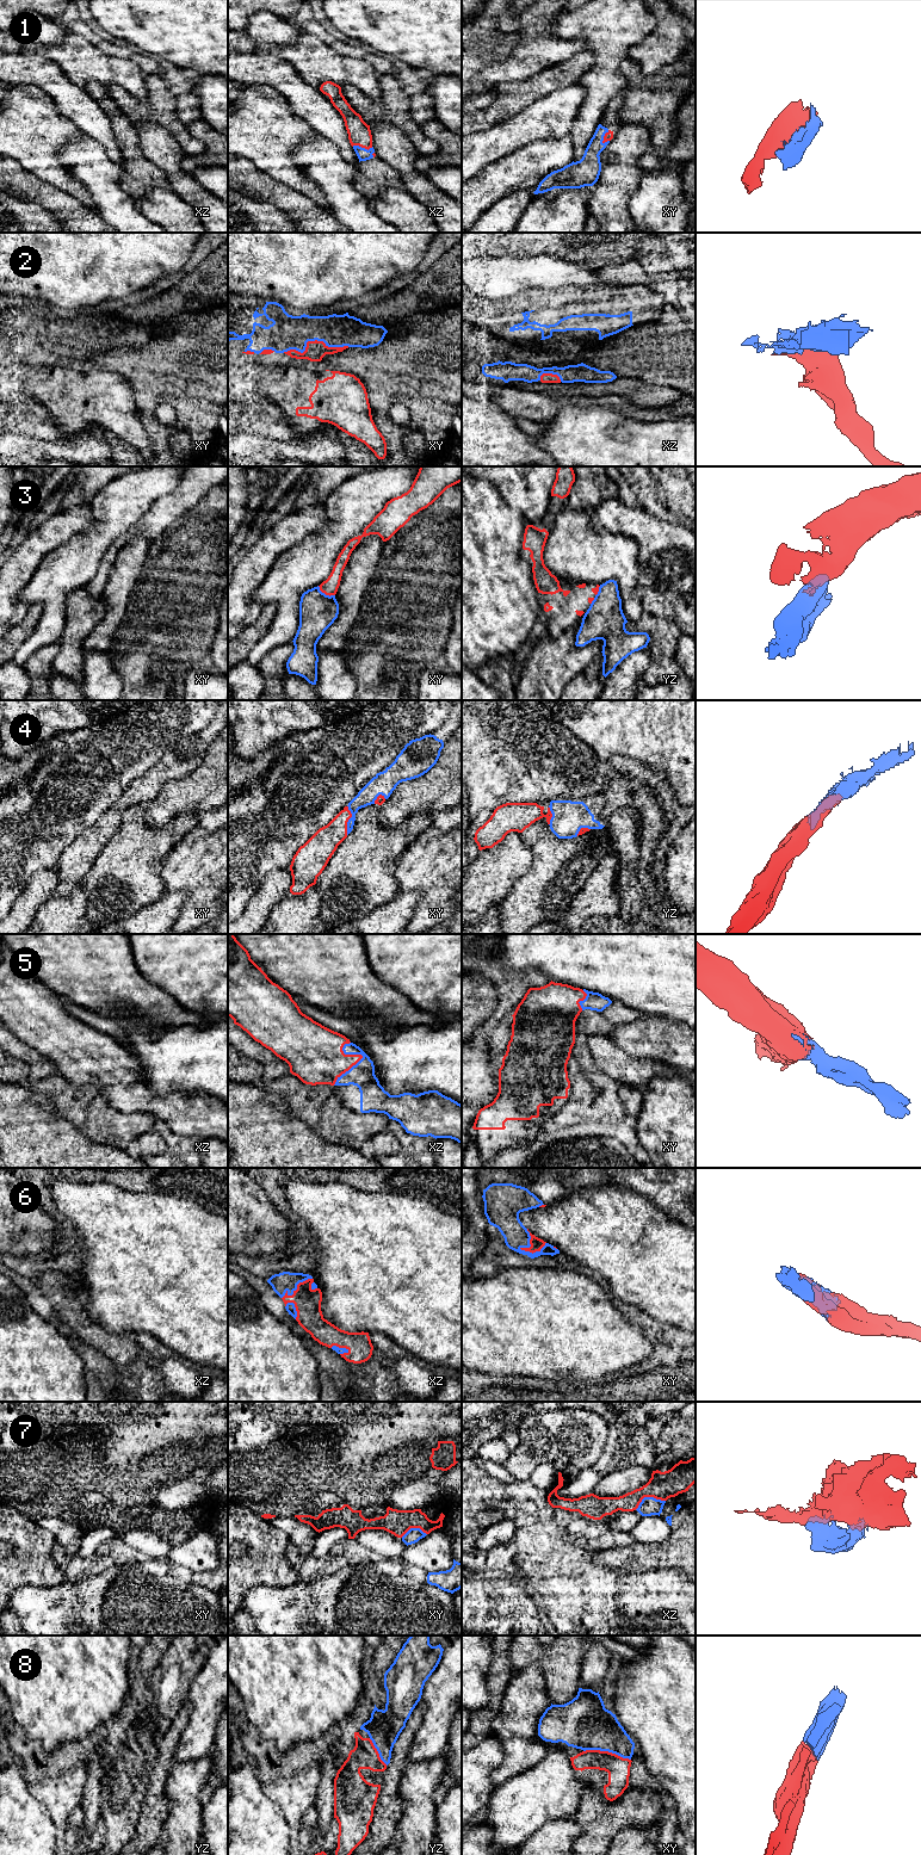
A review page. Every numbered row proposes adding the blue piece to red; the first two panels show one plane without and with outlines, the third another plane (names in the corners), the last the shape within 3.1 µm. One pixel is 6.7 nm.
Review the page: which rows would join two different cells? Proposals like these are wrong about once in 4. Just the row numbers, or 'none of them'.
3, 7

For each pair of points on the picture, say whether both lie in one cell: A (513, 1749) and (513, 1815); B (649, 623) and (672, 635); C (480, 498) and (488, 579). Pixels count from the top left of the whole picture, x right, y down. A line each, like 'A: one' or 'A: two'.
A: two
B: one
C: one

